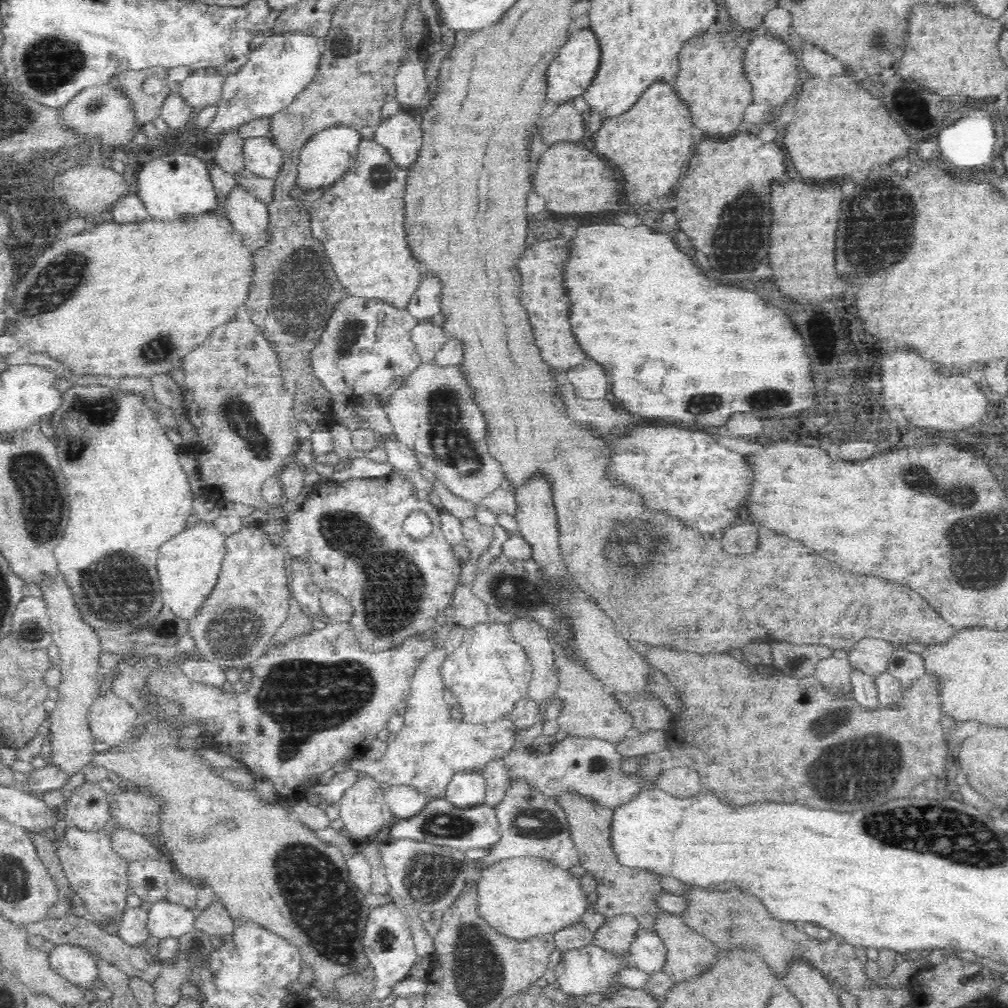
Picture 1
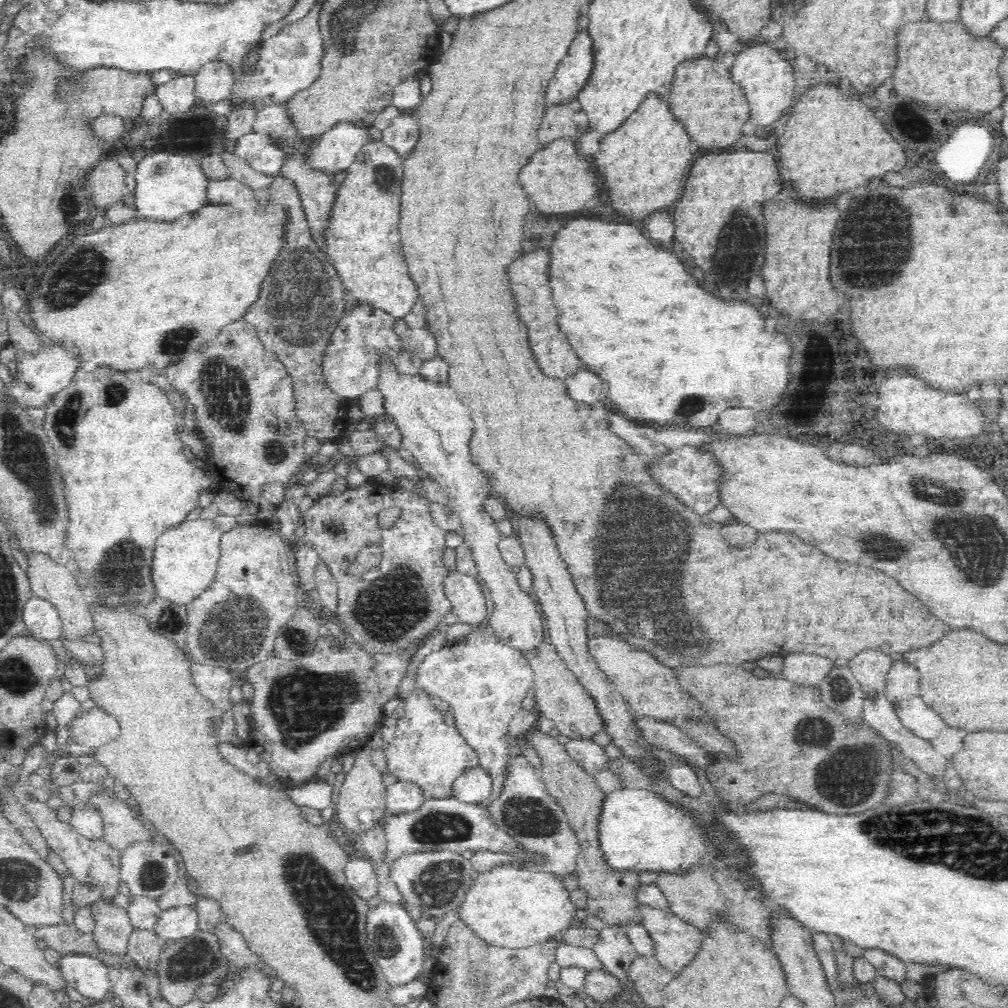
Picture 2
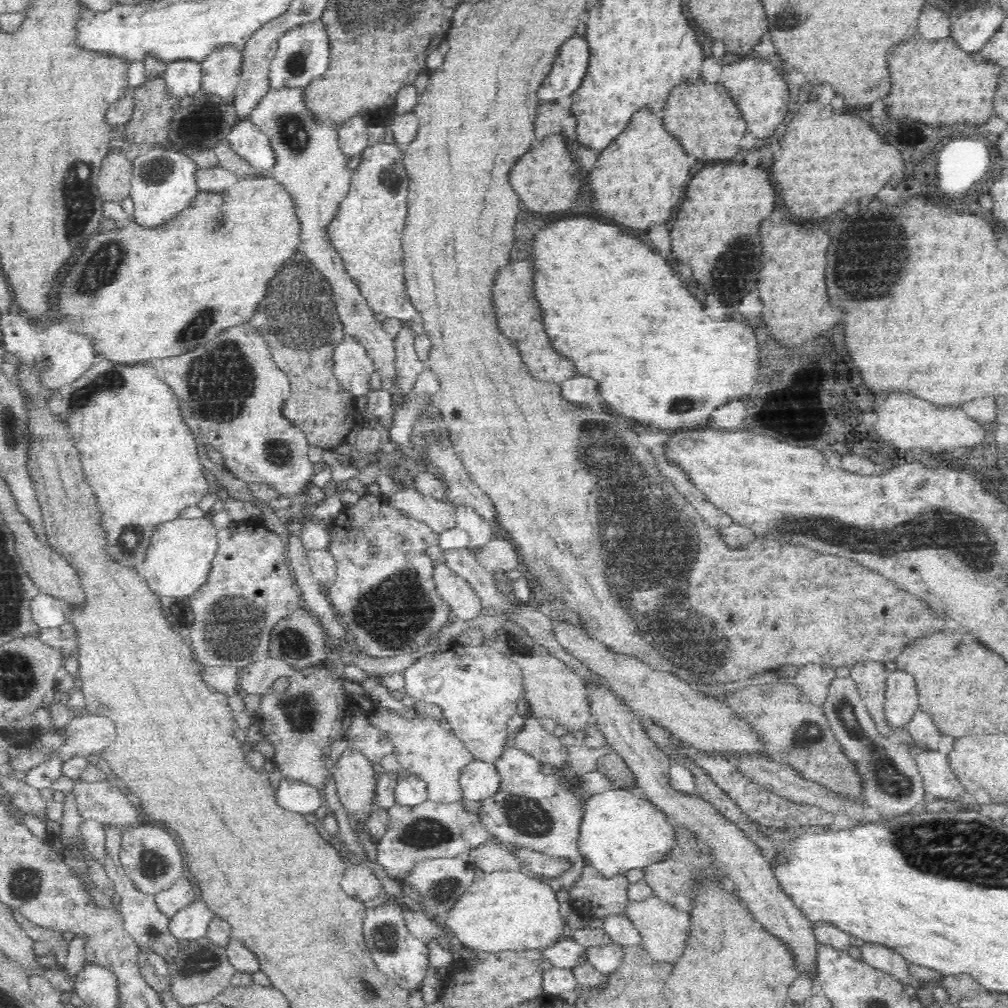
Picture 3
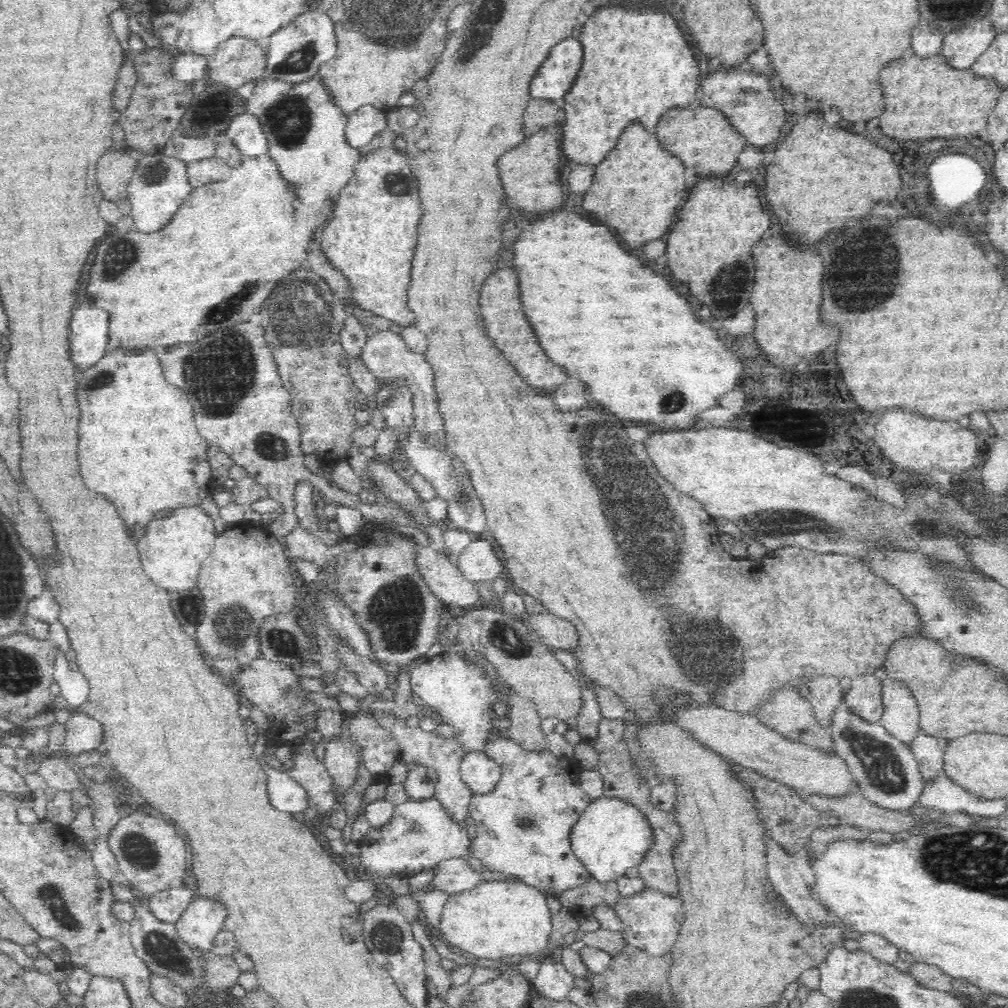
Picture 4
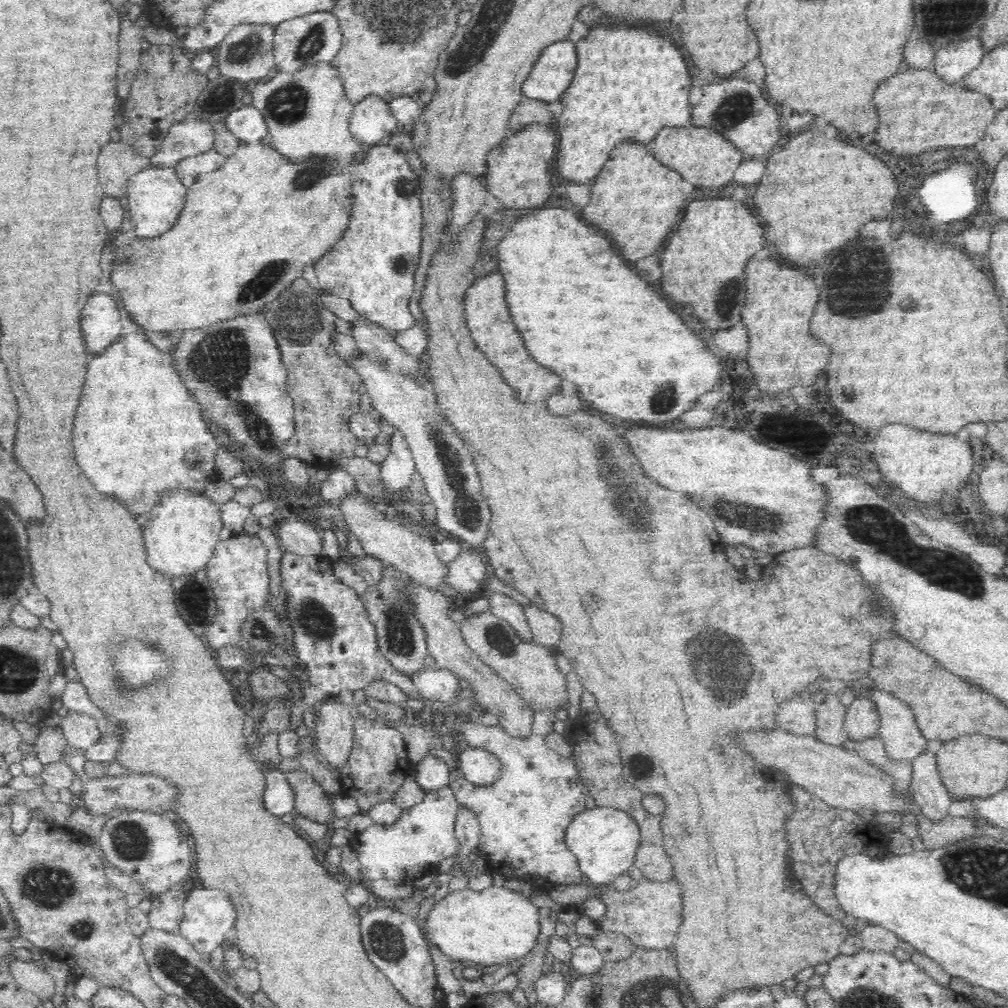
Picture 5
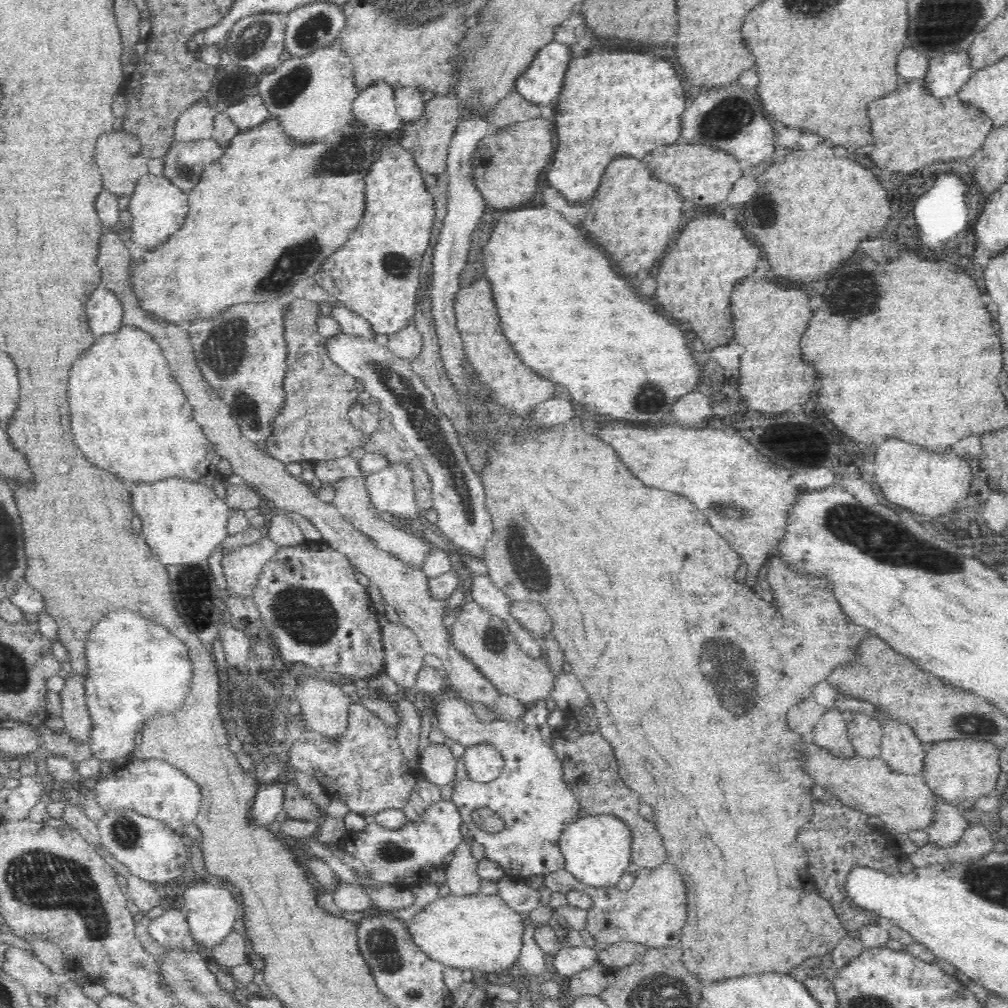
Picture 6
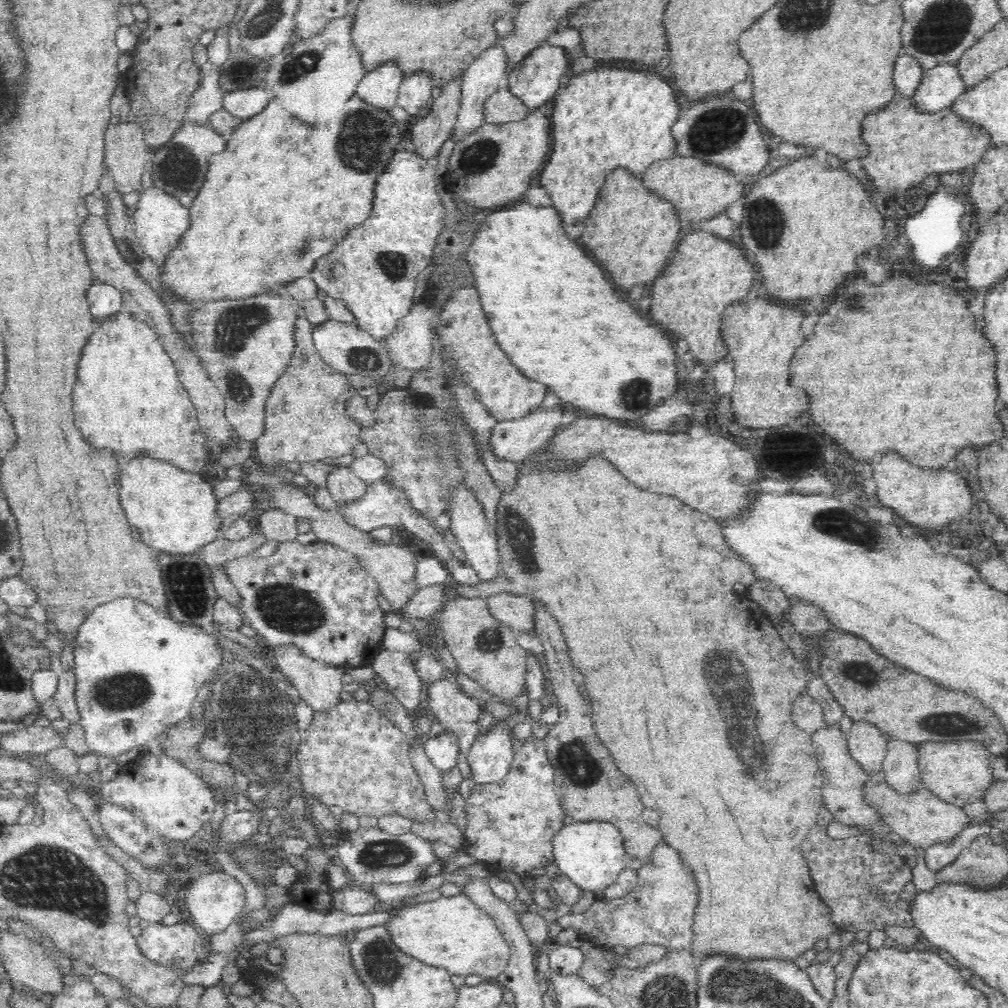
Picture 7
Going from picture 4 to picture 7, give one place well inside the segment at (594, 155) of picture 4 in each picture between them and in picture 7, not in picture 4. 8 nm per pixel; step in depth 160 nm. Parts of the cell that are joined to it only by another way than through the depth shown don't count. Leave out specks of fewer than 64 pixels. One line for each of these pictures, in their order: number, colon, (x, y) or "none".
5: (631, 81)
6: (613, 100)
7: (608, 117)

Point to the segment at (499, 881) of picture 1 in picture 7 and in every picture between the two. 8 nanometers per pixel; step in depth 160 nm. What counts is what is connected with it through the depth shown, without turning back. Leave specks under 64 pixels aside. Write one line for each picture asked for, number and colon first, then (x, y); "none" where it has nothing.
2: (514, 906)
3: (501, 911)
4: (496, 919)
5: (497, 925)
6: (478, 932)
7: (453, 933)

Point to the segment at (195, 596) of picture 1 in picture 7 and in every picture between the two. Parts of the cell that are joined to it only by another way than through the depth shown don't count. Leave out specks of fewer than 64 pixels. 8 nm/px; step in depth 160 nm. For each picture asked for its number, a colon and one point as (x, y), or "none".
2: (185, 564)
3: (180, 558)
4: (172, 552)
5: (179, 538)
6: (183, 522)
7: (177, 512)

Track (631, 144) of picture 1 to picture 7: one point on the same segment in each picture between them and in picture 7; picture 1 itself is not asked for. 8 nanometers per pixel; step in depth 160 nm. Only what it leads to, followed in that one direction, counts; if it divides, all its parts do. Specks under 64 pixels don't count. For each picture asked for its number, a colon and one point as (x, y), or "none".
2: (643, 162)
3: (641, 176)
4: (637, 189)
5: (635, 198)
6: (628, 192)
7: (630, 230)

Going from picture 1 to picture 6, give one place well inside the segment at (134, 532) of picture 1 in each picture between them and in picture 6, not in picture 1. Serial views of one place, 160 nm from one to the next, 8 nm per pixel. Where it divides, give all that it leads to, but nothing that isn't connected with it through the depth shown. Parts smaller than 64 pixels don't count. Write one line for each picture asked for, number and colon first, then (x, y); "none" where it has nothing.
2: (129, 476)
3: (139, 457)
4: (139, 445)
5: (139, 433)
6: (130, 417)

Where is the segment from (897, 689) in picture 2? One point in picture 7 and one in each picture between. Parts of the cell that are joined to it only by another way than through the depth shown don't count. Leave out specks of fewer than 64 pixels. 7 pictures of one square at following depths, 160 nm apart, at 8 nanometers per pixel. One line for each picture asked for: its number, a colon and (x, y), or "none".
3: (901, 697)
4: (900, 715)
5: (899, 729)
6: (901, 748)
7: (900, 765)

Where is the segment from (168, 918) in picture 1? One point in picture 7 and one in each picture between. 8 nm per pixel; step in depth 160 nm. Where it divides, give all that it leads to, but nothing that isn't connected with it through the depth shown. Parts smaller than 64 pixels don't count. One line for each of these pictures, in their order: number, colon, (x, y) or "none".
2: (179, 922)
3: (190, 923)
4: (203, 918)
5: (209, 916)
6: (212, 911)
7: (215, 900)

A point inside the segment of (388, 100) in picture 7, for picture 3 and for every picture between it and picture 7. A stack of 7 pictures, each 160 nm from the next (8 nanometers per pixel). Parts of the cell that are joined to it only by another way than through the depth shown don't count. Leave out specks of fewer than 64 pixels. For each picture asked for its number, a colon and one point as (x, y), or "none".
3: (353, 138)
4: (366, 122)
5: (372, 121)
6: (374, 109)

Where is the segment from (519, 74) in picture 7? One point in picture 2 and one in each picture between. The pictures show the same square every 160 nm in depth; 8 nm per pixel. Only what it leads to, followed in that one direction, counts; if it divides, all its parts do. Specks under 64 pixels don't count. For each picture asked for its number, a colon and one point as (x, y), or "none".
2: (572, 74)
3: (571, 67)
4: (554, 81)
5: (552, 74)
6: (542, 83)

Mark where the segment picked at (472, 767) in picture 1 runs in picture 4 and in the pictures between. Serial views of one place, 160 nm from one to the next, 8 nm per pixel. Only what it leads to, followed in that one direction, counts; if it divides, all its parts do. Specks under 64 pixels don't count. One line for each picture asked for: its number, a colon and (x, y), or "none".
2: (426, 751)
3: (424, 748)
4: (416, 746)

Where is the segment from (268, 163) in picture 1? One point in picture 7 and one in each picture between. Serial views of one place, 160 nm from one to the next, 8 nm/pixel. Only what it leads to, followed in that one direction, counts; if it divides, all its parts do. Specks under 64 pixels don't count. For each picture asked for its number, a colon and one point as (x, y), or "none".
2: (260, 151)
3: (246, 139)
4: (245, 131)
5: (246, 123)
6: (250, 112)
7: (243, 104)

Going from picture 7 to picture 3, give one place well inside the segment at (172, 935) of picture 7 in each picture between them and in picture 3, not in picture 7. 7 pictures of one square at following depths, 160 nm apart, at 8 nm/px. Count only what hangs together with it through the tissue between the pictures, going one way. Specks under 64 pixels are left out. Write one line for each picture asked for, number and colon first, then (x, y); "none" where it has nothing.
3: (181, 893)
4: (168, 905)
5: (166, 913)
6: (171, 929)

